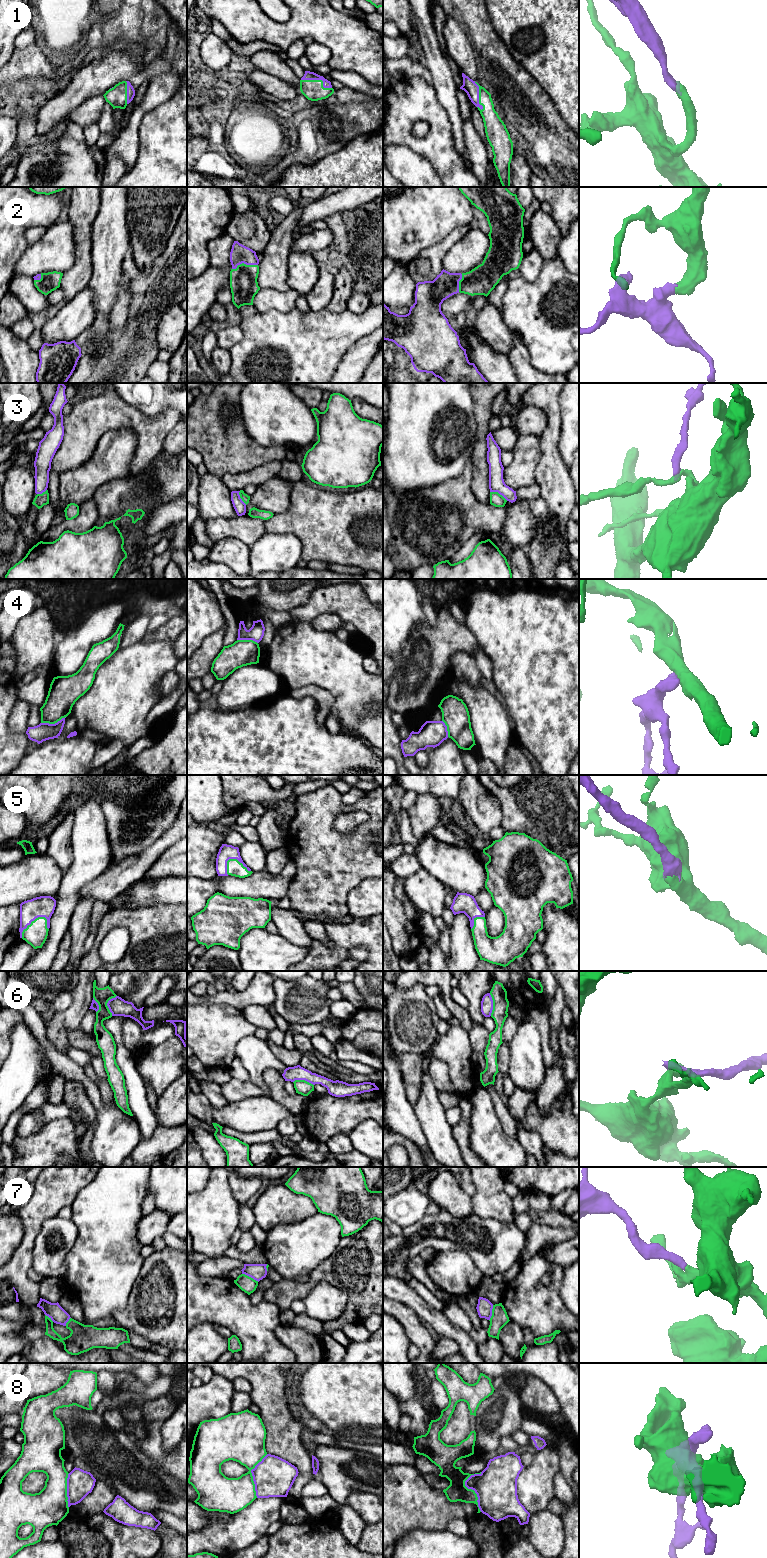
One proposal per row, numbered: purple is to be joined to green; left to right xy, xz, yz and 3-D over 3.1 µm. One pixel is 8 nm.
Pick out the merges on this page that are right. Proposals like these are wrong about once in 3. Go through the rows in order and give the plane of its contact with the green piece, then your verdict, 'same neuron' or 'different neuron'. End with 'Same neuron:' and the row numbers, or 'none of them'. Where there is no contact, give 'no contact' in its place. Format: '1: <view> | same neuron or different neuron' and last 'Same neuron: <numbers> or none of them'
1: xz | same neuron
2: xz | same neuron
3: yz | different neuron
4: xy | different neuron
5: xy | same neuron
6: xy | different neuron
7: xz | same neuron
8: yz | different neuron
Same neuron: 1, 2, 5, 7

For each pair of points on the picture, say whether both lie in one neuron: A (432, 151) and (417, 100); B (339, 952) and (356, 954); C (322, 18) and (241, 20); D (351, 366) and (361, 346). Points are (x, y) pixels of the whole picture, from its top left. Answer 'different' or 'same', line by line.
A: same
B: different
C: same
D: same

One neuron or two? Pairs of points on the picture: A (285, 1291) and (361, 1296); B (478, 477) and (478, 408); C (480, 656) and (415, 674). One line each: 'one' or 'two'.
A: one
B: one
C: two

